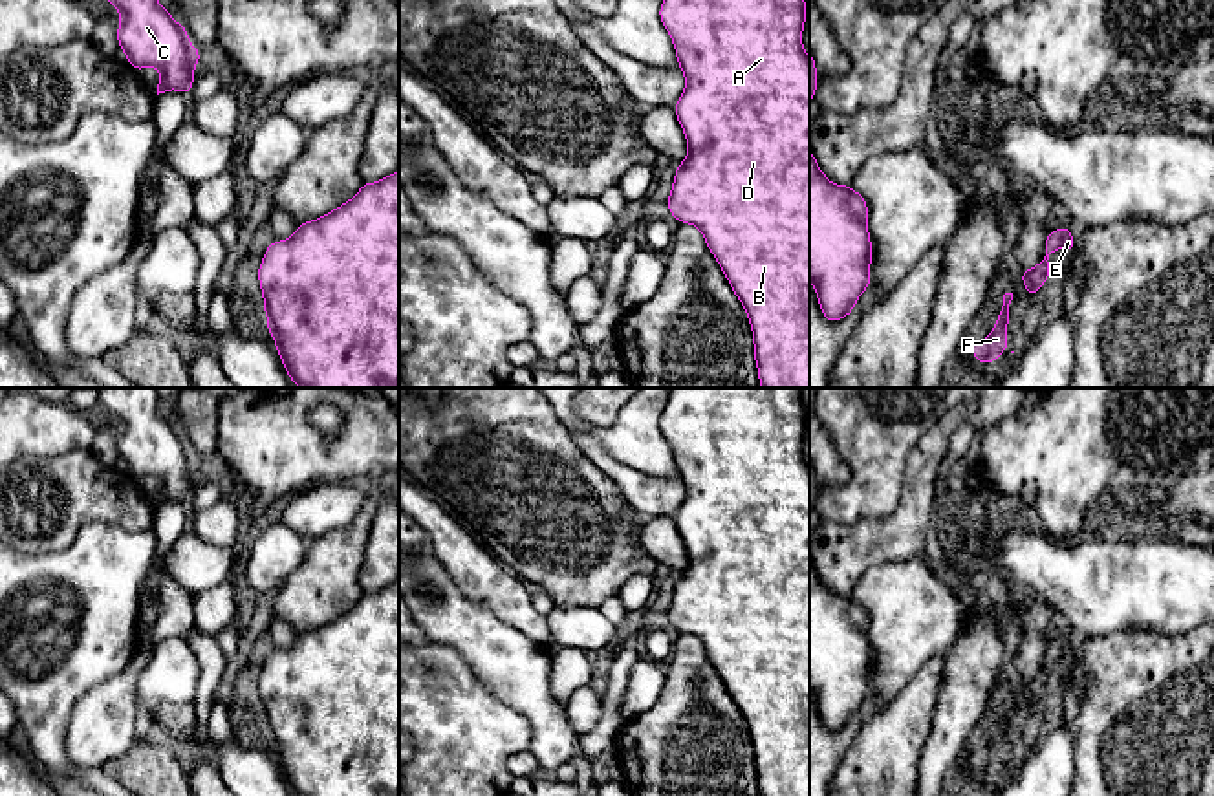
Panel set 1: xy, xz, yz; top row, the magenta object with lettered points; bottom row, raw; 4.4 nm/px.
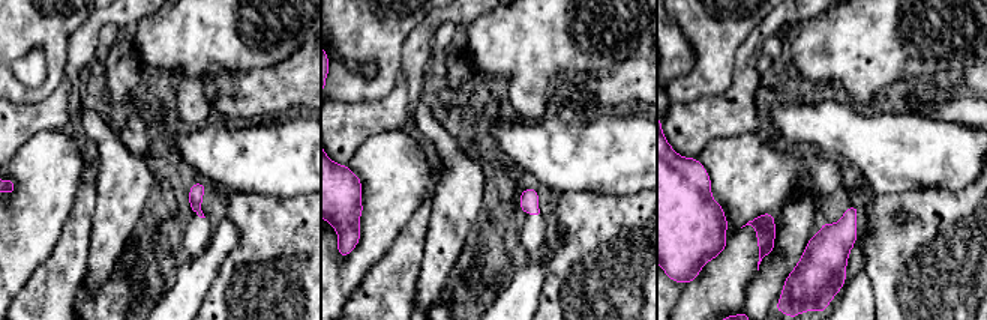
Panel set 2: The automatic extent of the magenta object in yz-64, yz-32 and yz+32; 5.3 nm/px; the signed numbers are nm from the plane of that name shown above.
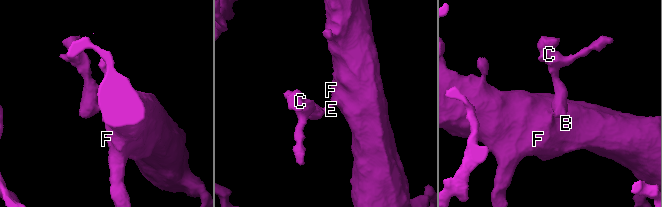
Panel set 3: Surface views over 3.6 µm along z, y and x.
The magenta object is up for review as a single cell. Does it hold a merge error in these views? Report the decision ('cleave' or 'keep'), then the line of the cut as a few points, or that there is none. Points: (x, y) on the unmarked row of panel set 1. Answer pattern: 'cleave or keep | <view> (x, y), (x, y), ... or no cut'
keep | no cut

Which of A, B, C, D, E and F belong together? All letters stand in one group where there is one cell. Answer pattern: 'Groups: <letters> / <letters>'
Groups: A B C D E F

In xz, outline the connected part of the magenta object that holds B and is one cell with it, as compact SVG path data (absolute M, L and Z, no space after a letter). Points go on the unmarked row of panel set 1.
M670 388L659 428L674 452L679 479L685 485L685 500L674 522L688 562L677 575L667 609L670 624L679 633L696 635L701 640L709 661L742 712L753 739L760 796L809 796L809 467L802 456L806 432L802 388Z

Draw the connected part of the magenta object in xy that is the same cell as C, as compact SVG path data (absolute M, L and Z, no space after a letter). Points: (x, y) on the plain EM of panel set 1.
M97 388L99 404L119 423L117 452L134 479L157 478L161 489L157 505L168 500L190 503L194 494L194 478L201 463L190 454L187 437L178 434L172 425L159 415L159 393L156 388Z

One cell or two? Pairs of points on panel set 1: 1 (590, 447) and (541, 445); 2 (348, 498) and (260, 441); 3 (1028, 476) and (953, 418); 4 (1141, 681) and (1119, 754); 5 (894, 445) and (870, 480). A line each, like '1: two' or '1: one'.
1: two
2: two
3: two
4: one
5: one

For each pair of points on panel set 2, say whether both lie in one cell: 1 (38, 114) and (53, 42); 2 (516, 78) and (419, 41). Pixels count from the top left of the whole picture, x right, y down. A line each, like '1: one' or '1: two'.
1: two
2: two

